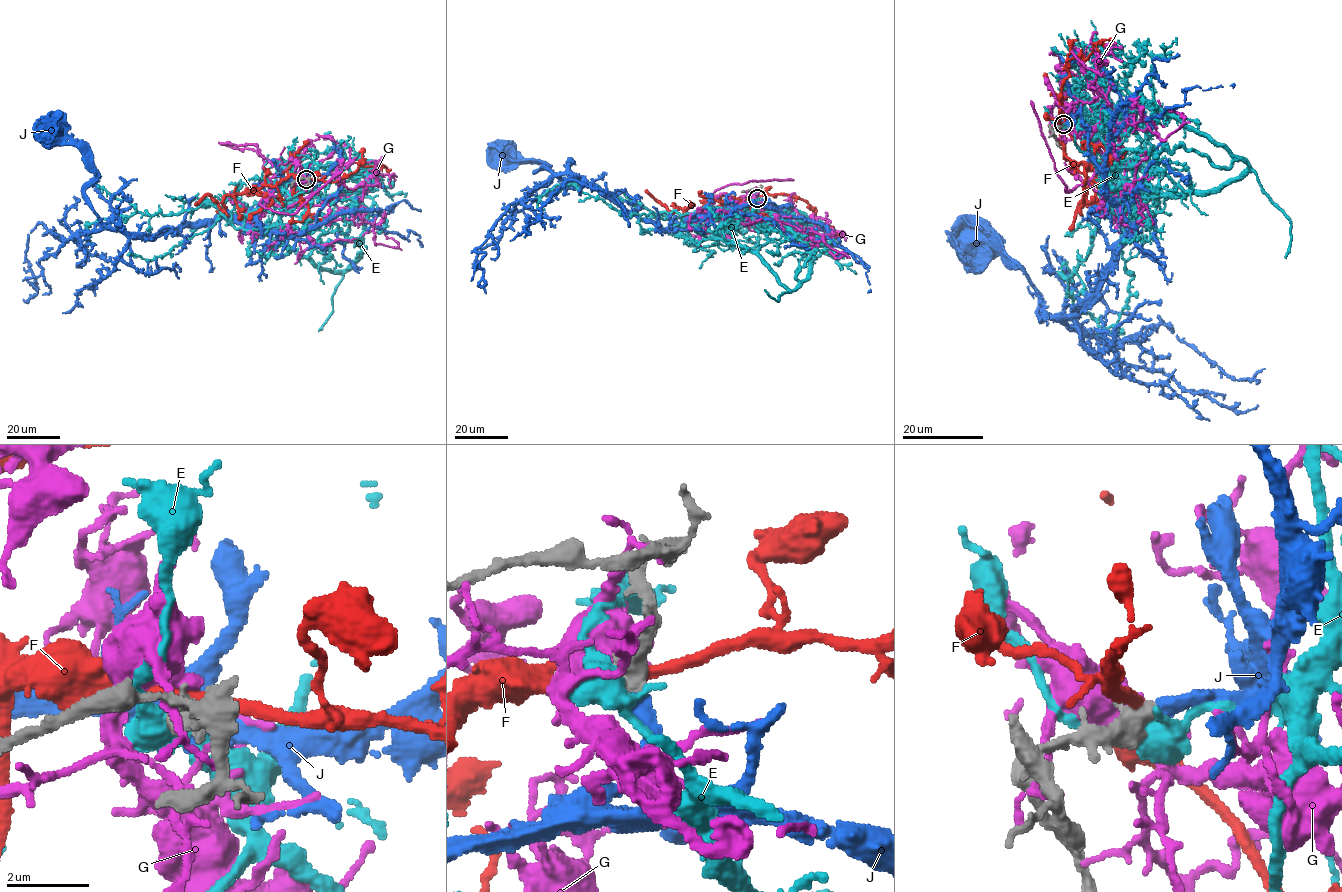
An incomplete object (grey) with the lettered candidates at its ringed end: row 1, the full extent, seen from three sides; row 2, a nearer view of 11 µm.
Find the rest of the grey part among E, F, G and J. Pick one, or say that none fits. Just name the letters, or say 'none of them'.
J

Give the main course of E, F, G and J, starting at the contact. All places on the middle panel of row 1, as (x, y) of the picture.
E: (756, 197), (760, 205), (749, 200), (733, 213), (742, 214), (654, 214), (570, 182), (538, 197), (544, 209)
F: (758, 196), (716, 196), (691, 216), (674, 204), (672, 212), (667, 210), (645, 190)
G: (757, 196), (753, 200), (761, 209), (721, 220), (717, 233), (693, 236), (674, 225), (725, 222)
J: (758, 198), (758, 205), (665, 230), (569, 173), (535, 171), (548, 165), (505, 154)

